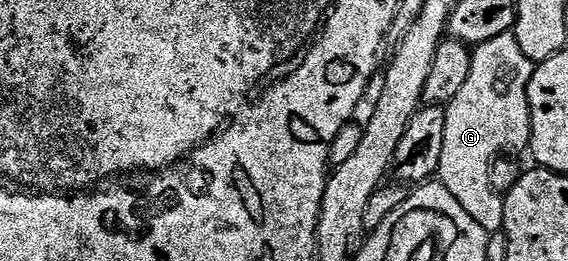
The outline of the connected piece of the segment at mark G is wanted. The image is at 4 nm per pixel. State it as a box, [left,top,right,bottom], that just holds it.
[438,31,534,233]

